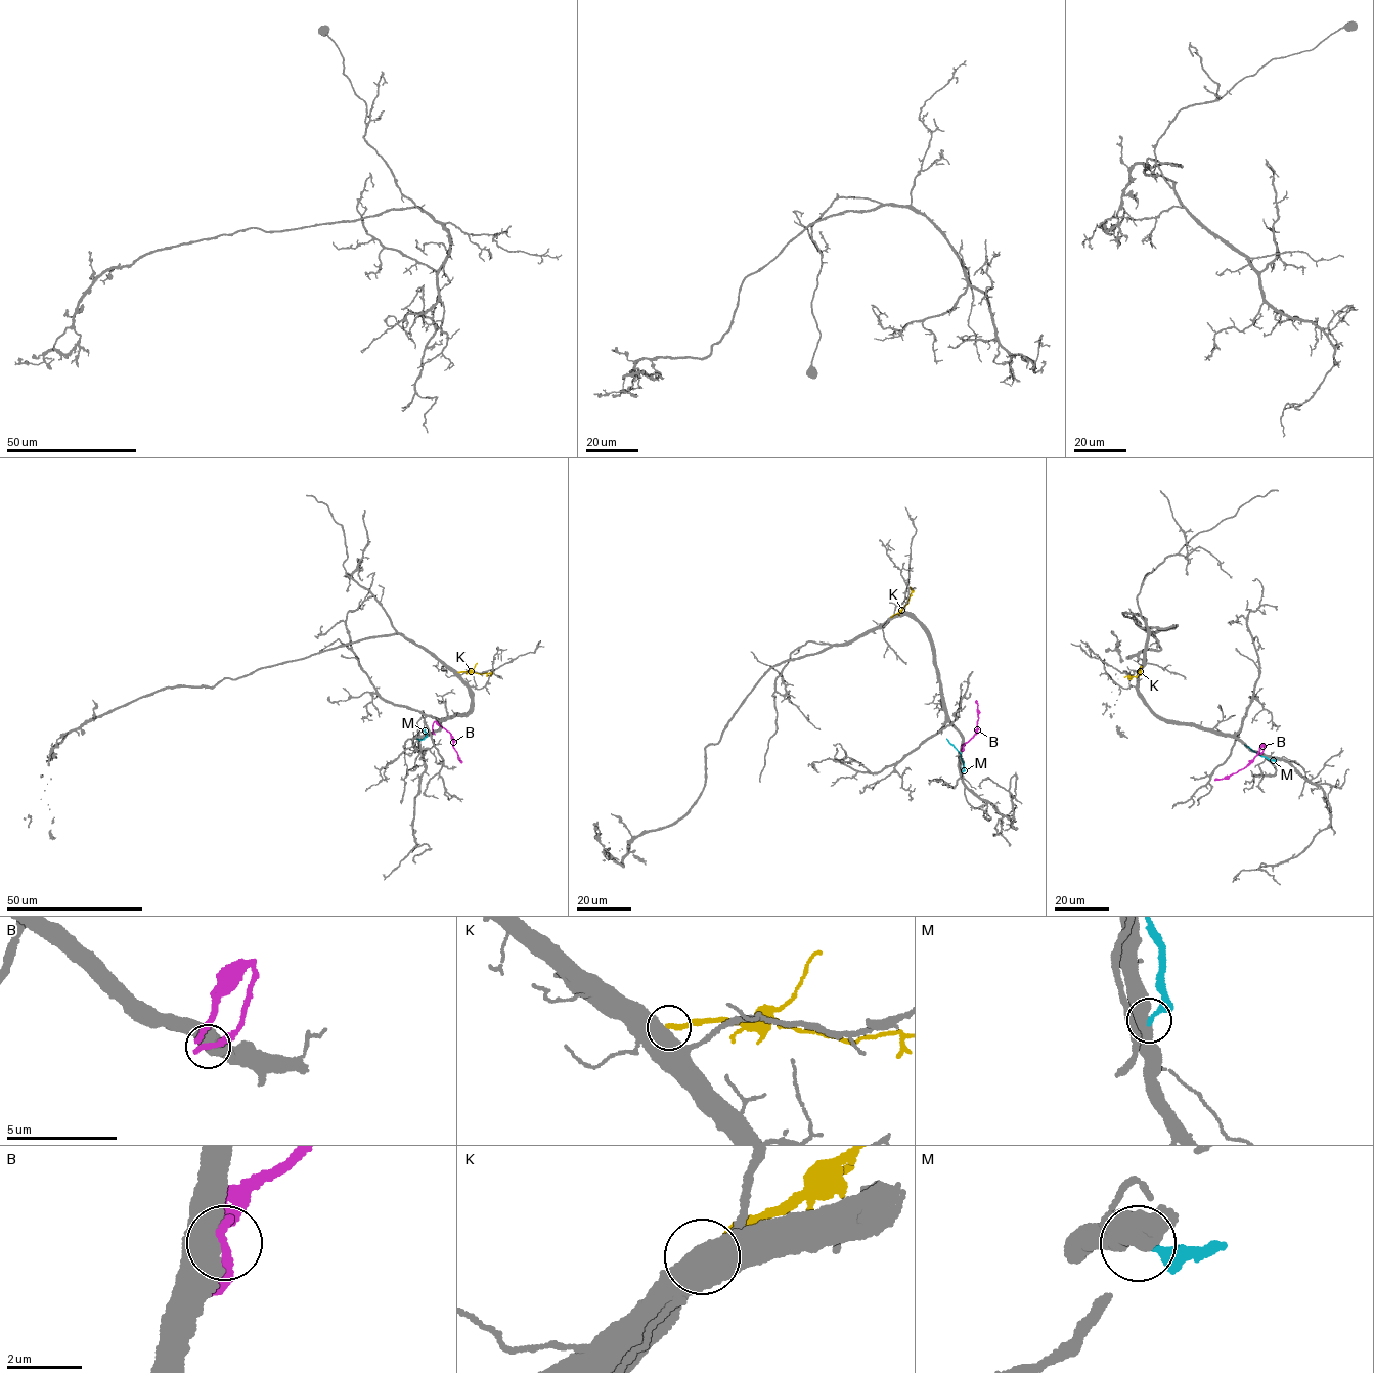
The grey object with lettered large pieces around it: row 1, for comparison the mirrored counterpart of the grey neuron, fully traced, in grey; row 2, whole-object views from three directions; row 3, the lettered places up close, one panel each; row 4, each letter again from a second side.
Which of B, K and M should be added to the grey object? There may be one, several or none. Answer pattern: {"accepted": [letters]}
{"accepted": []}

